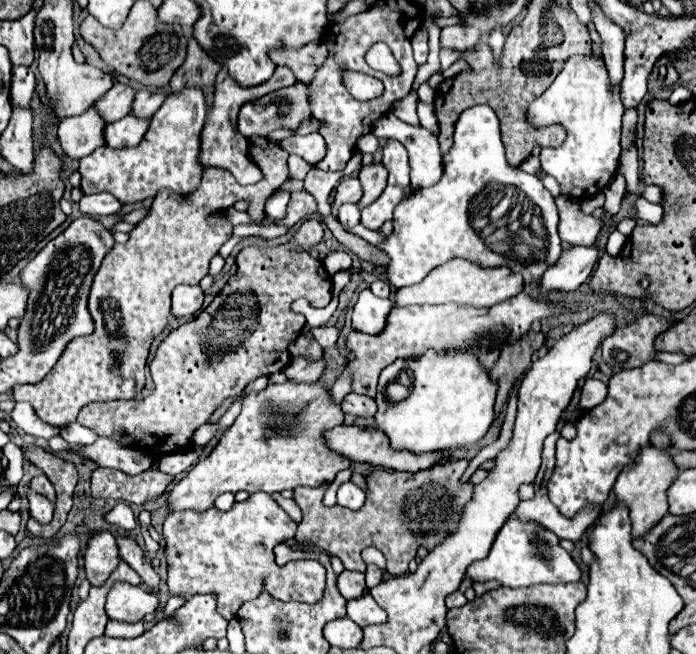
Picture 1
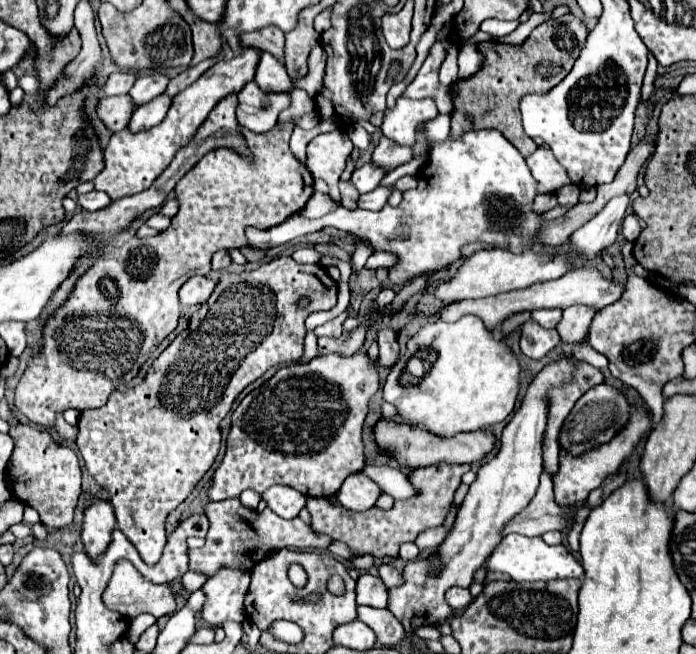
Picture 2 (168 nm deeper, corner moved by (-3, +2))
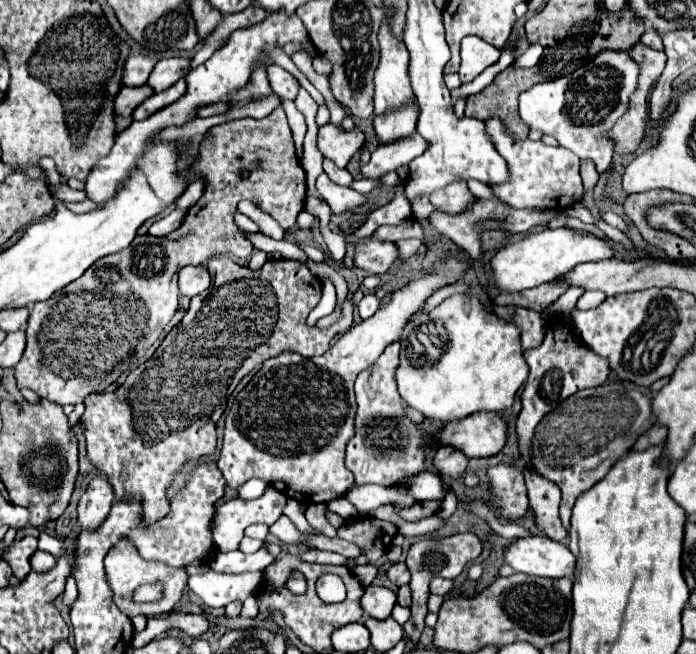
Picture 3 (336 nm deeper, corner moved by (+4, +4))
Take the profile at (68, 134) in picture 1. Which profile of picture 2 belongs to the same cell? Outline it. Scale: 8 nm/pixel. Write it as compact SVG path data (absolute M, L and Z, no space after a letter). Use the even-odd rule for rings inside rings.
M123 94L123 96L107 96L107 98L103 98L99 102L97 114L109 126L111 132L119 132L119 130L127 128L133 110L135 110L135 102L127 94Z

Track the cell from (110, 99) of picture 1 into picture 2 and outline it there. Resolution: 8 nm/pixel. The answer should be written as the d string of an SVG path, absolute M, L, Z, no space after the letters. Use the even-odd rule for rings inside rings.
M145 74L145 76L141 76L137 82L135 82L135 86L131 88L131 92L129 92L129 96L133 98L133 102L139 106L139 104L145 104L145 102L149 102L149 100L153 100L155 96L159 96L159 94L163 94L165 92L165 88L167 88L167 84L169 84L169 76L165 76L165 74Z

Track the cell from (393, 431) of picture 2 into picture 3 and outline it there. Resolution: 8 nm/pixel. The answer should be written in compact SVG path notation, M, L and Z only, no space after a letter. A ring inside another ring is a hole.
M476 412L460 422L446 424L434 436L440 440L440 444L452 446L452 448L464 452L466 458L486 458L486 456L494 456L496 452L502 450L502 446L506 442L506 424L502 422L498 412Z

